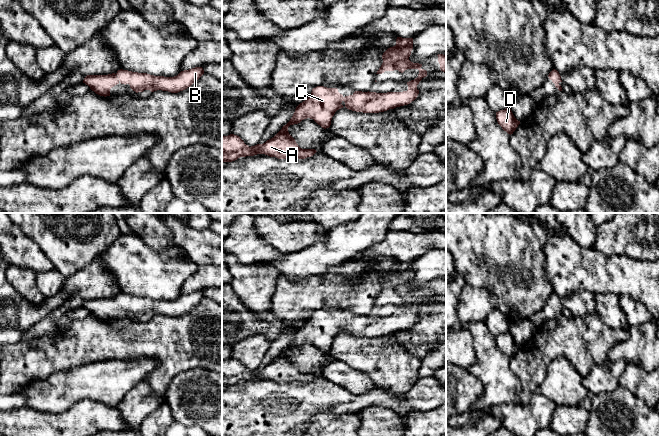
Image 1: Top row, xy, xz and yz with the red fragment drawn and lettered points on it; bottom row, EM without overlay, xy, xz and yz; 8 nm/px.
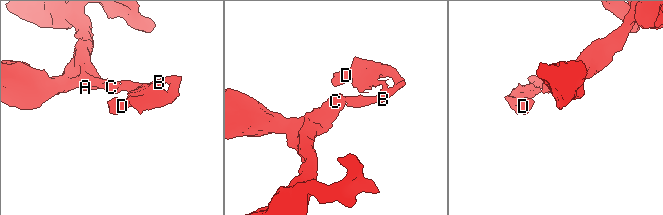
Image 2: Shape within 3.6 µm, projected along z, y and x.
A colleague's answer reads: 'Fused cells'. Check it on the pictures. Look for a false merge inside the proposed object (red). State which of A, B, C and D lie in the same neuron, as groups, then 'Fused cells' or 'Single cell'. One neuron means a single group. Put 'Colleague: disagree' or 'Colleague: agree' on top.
Colleague: disagree
Groups: A B C D. Single cell

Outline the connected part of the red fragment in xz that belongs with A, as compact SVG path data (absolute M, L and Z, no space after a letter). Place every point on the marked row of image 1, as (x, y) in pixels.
M397 37L396 45L383 53L383 63L376 73L382 74L394 70L403 73L407 69L418 69L418 77L407 82L407 91L387 93L355 91L352 95L344 97L337 88L317 86L312 89L311 95L296 107L290 121L265 143L249 147L237 135L222 136L222 162L232 162L240 157L257 154L278 159L305 159L313 156L317 151L300 148L288 132L290 125L310 118L326 129L330 127L335 112L344 106L356 112L379 113L410 104L419 94L417 85L427 76L427 71L421 68L422 64L409 60L412 49L413 38Z

